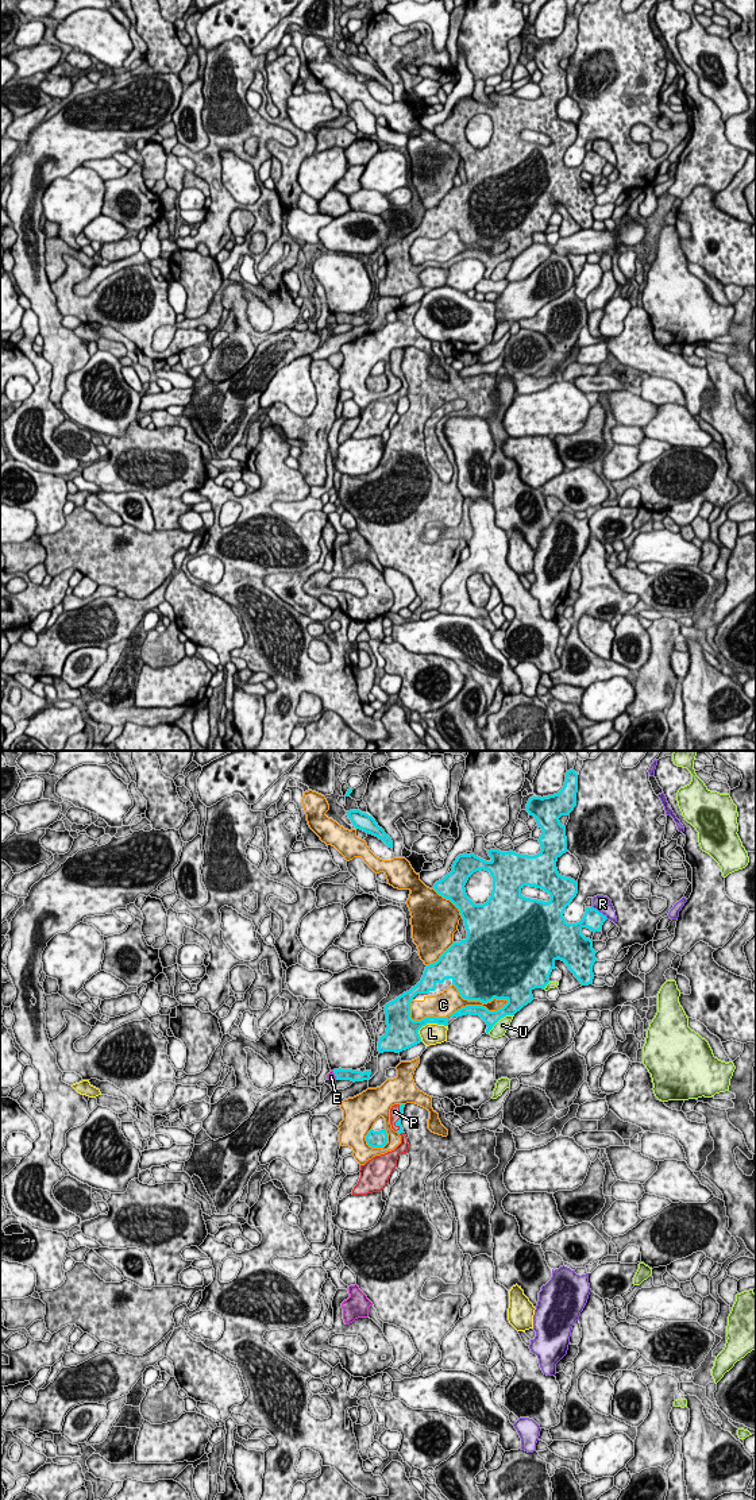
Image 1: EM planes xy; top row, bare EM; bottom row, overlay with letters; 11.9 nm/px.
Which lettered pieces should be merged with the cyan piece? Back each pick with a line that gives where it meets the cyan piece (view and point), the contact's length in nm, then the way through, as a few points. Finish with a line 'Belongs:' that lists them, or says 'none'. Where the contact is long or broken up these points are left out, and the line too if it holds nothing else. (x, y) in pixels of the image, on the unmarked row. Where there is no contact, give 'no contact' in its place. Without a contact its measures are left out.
P: contact xy (400, 362); length 320 nm
Belongs: P

